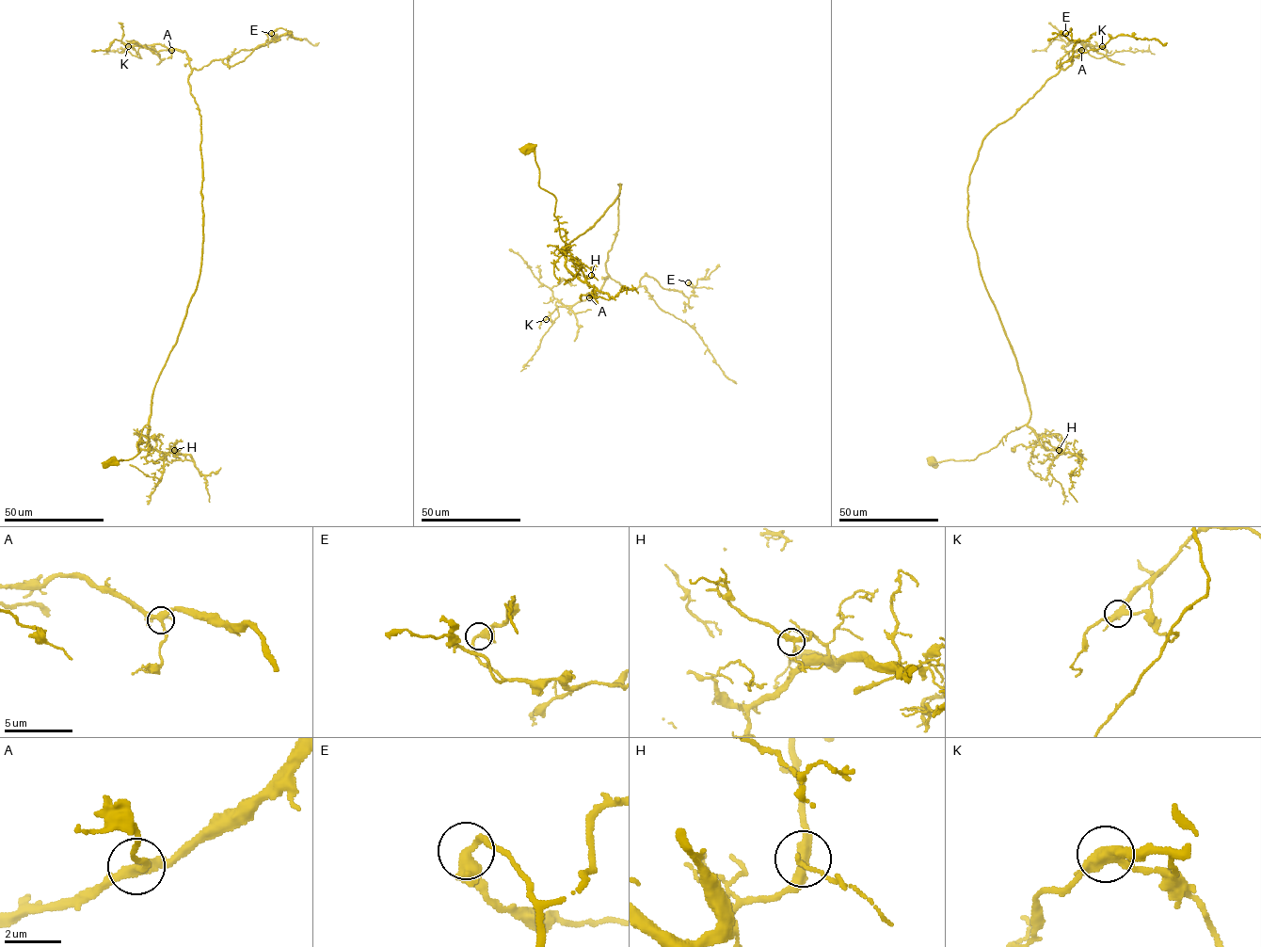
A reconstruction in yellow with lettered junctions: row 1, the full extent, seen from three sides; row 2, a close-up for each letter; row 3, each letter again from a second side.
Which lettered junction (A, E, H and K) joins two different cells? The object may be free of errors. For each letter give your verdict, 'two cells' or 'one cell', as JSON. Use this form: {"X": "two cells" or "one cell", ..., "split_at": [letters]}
{"A": "one cell", "E": "one cell", "H": "one cell", "K": "two cells", "split_at": ["K"]}

